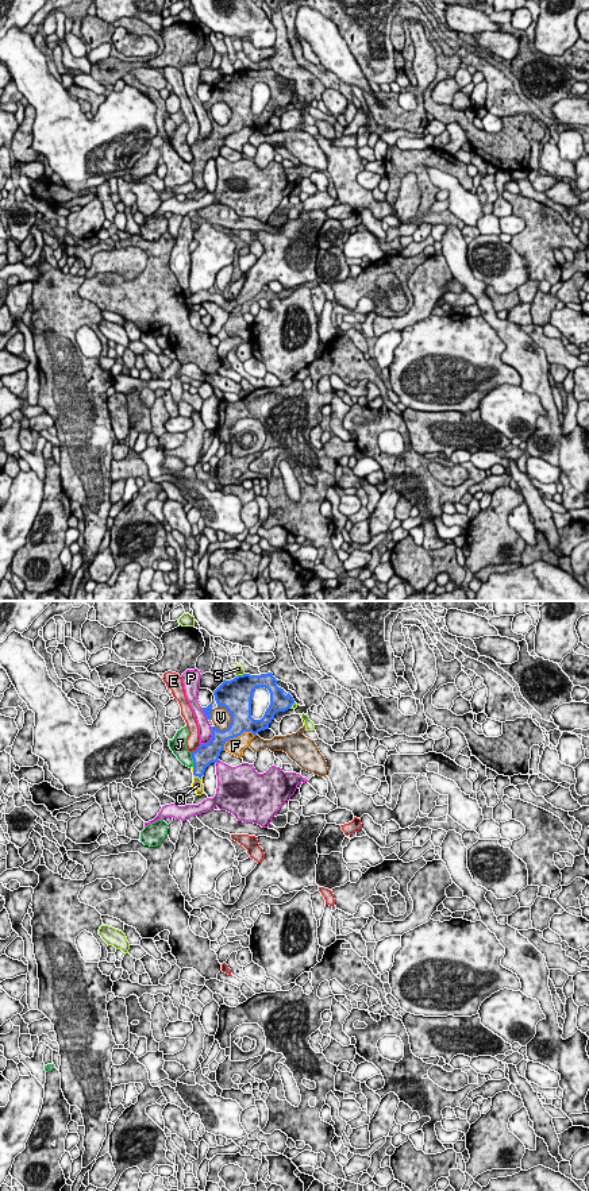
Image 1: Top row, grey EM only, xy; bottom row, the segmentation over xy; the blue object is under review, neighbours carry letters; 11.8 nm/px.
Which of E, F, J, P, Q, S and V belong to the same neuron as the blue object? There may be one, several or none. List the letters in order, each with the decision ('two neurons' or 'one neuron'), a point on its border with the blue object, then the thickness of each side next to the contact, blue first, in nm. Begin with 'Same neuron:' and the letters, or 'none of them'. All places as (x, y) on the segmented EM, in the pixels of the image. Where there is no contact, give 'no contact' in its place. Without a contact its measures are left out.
Same neuron: Q
E: two neurons; contact xy (196, 750); calibres 260 and 160 nm
F: two neurons; contact xy (235, 736); calibres 260 and 200 nm
J: two neurons; contact xy (192, 758); calibres 260 and 190 nm
P: two neurons; contact xy (211, 737); calibres 260 and 160 nm
Q: one neuron; contact xy (199, 777); calibres 240 and 130 nm
S: two neurons; contact xy (239, 675); calibres 380 and 120 nm
V: two neurons; contact xy (231, 716); calibres 380 and 240 nm

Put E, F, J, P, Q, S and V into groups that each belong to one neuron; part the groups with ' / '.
E / F / J / P / Q / S / V

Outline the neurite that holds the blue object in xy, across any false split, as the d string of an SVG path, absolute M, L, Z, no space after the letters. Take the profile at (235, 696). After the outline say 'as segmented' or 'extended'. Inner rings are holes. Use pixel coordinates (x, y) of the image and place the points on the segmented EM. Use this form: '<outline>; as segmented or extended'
M272 672L261 675L243 674L223 683L213 691L217 706L224 706L231 714L231 724L227 729L220 731L212 726L212 737L207 744L200 744L196 751L190 752L193 759L192 787L197 795L204 794L203 776L205 768L211 763L219 762L224 744L243 732L257 735L269 729L269 724L274 720L277 712L285 712L294 704L293 697L284 689L277 686L277 679ZM257 687L265 687L270 693L270 705L261 720L251 717L251 698Z; extended

